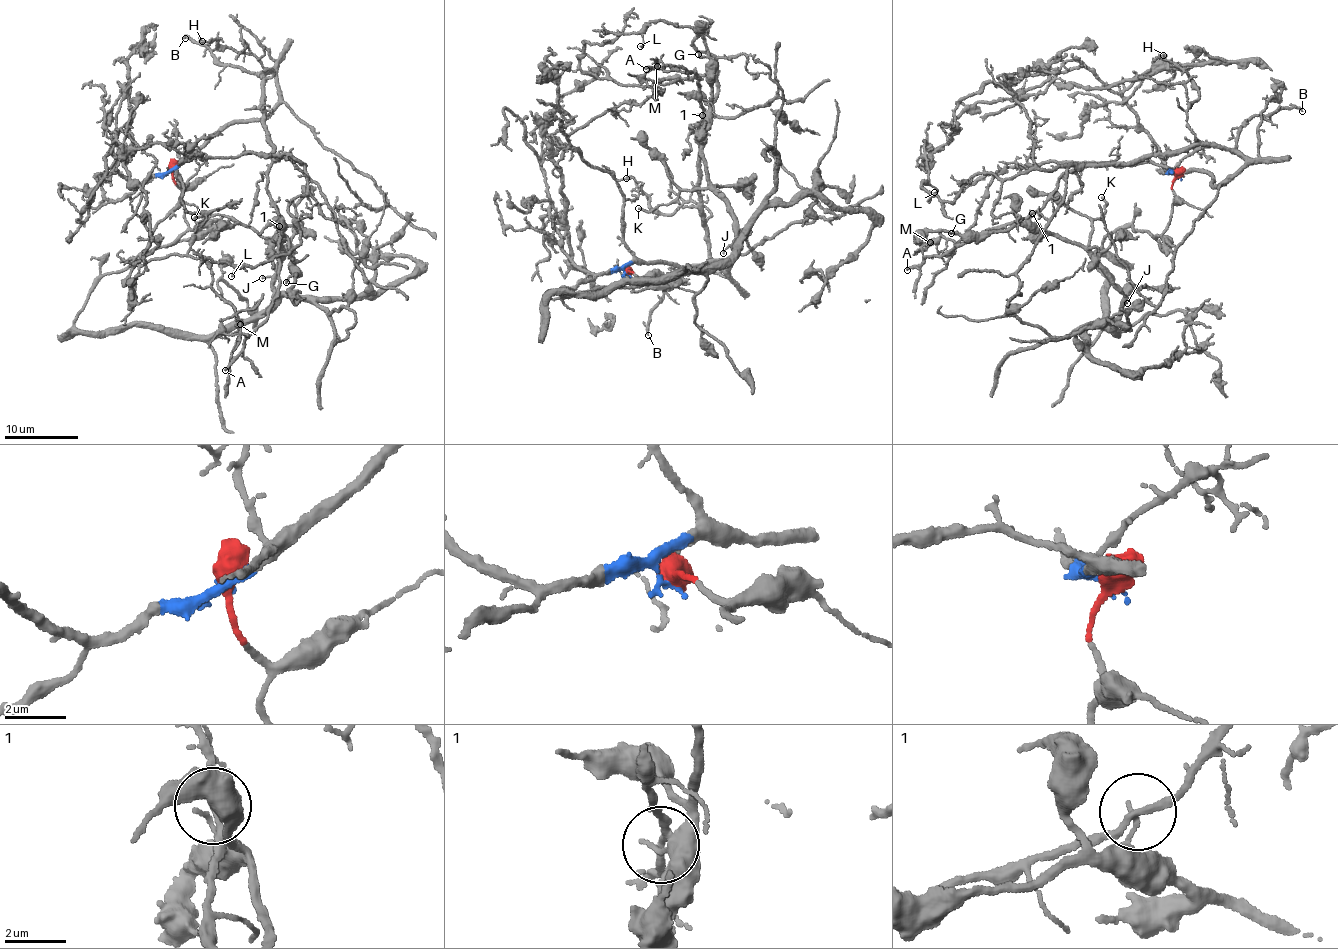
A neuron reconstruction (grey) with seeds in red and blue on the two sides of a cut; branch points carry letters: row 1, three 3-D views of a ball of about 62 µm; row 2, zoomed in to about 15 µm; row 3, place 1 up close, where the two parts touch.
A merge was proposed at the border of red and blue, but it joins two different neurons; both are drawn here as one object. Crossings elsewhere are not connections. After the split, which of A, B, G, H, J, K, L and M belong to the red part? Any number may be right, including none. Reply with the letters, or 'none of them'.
G, J, K

